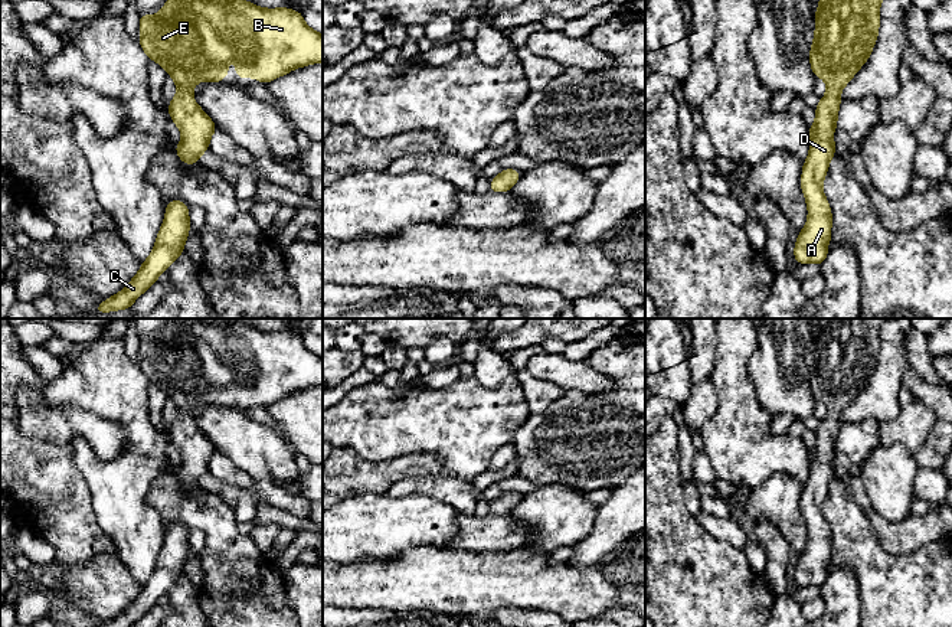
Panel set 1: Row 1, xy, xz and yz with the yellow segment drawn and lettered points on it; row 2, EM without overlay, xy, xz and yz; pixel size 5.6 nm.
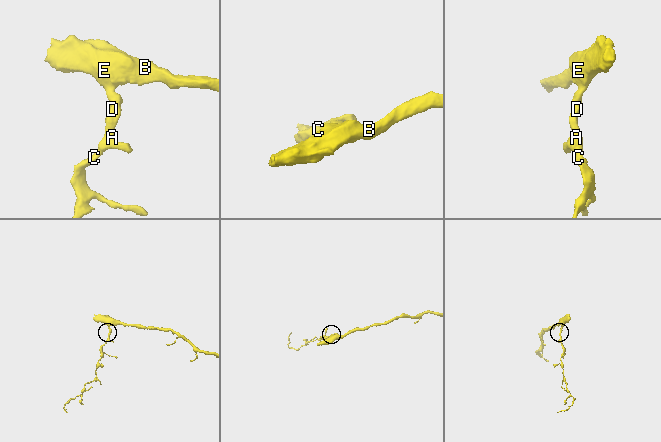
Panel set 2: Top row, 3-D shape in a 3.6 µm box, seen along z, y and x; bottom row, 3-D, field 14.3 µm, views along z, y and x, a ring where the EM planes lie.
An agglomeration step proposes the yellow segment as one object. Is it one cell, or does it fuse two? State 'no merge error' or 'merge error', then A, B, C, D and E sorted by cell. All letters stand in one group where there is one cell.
no merge error; groups A B C D E

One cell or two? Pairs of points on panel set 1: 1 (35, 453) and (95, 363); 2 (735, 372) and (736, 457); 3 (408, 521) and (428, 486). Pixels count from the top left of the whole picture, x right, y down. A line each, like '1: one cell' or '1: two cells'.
1: two cells
2: one cell
3: two cells

